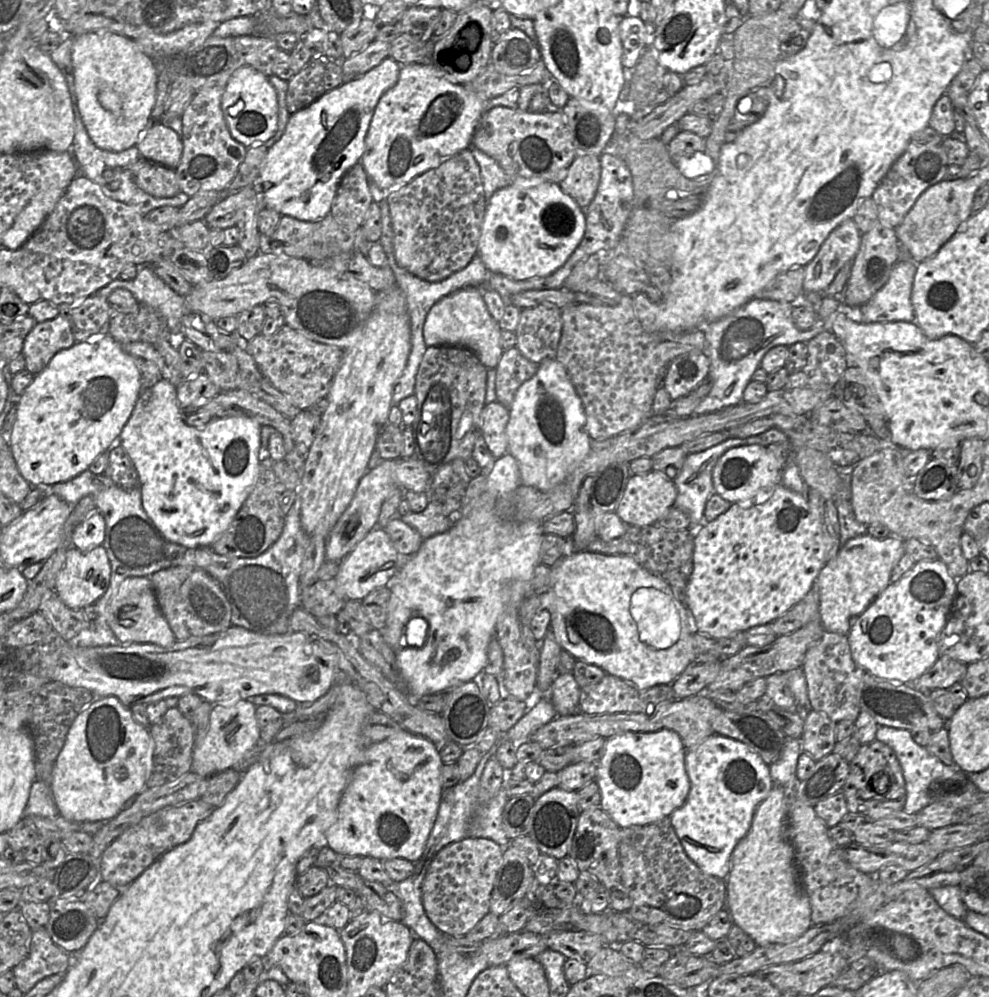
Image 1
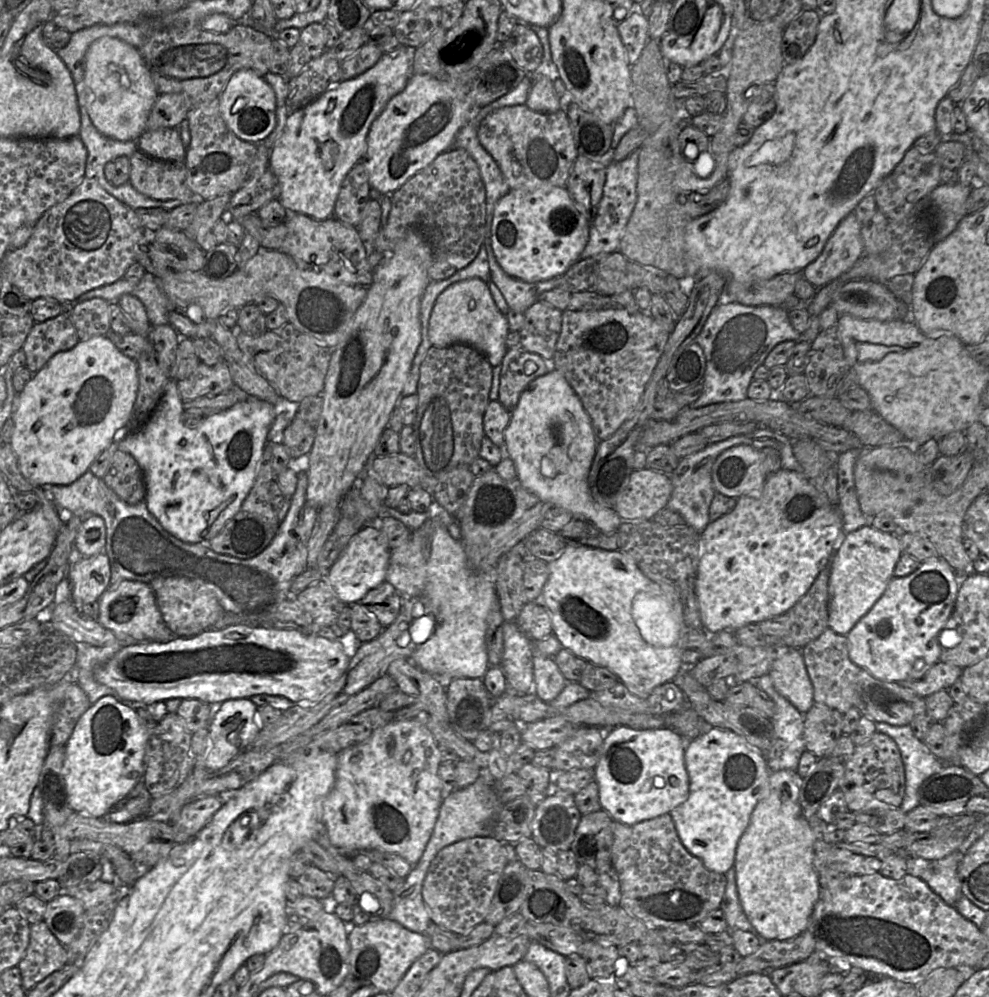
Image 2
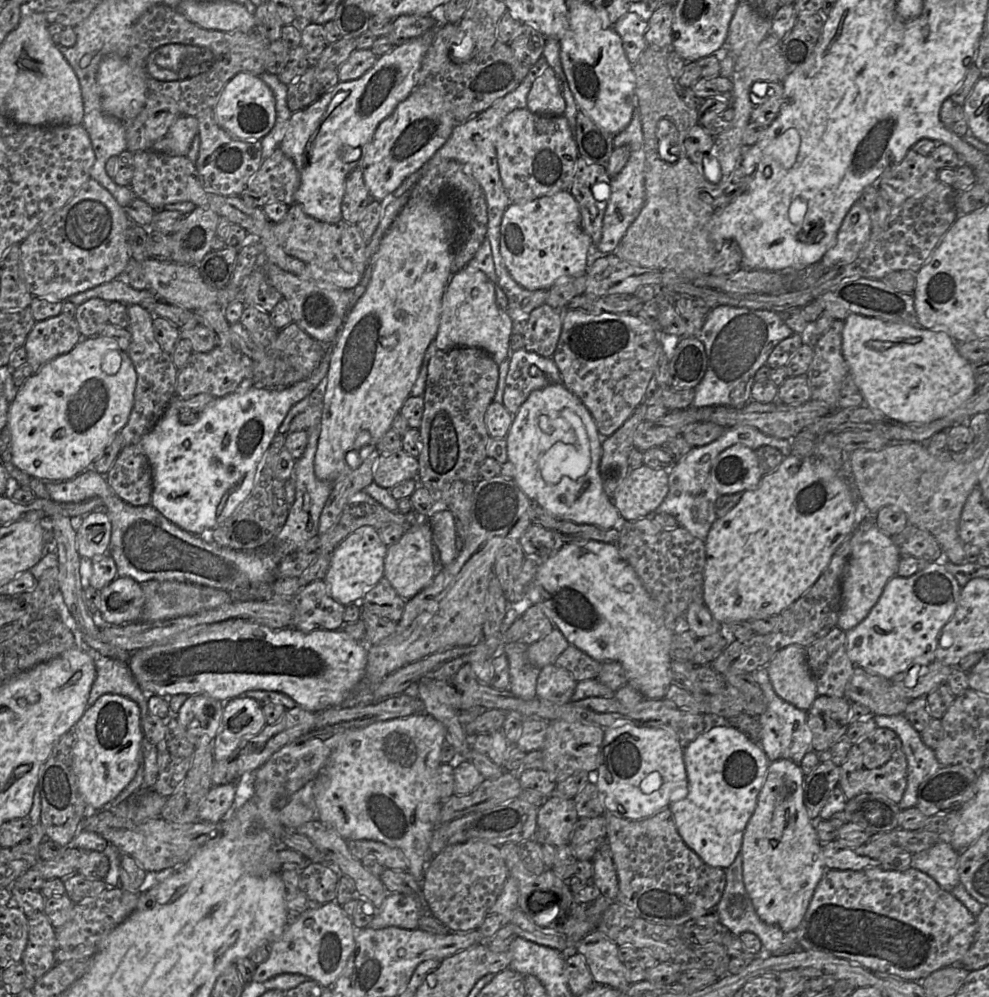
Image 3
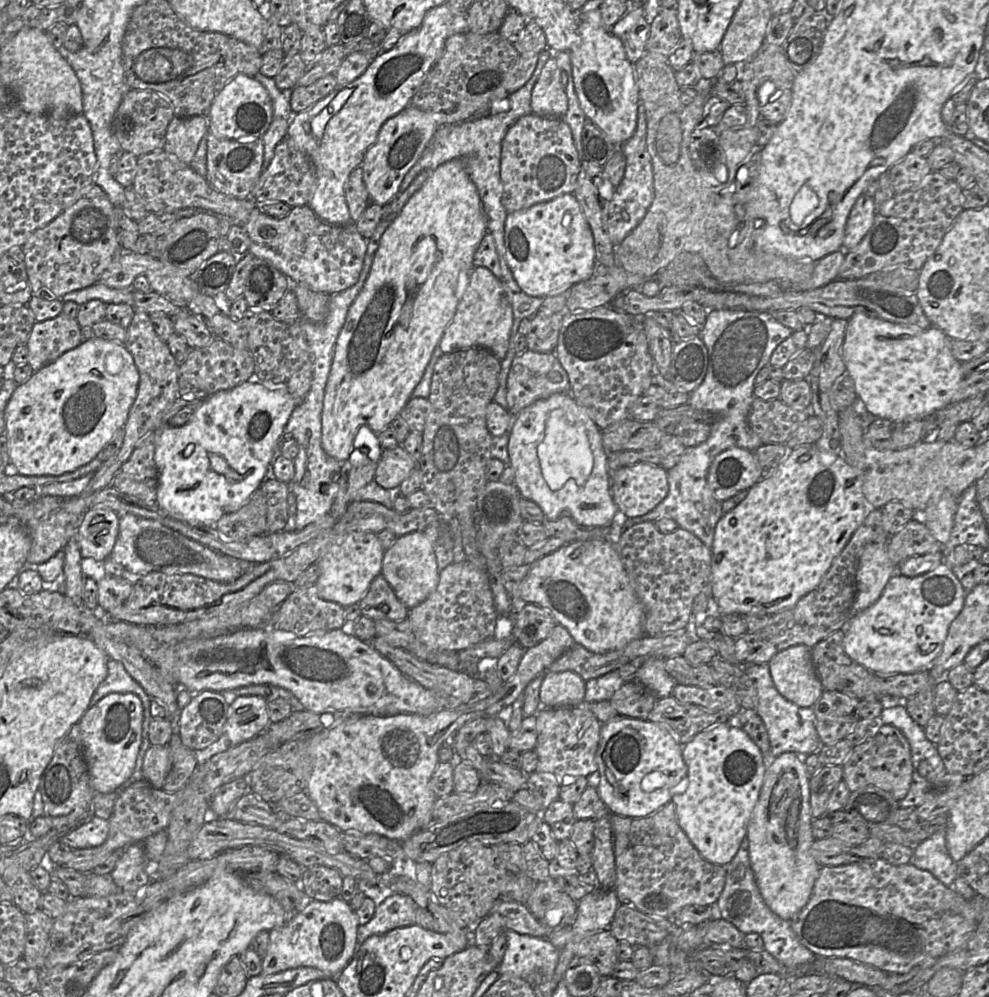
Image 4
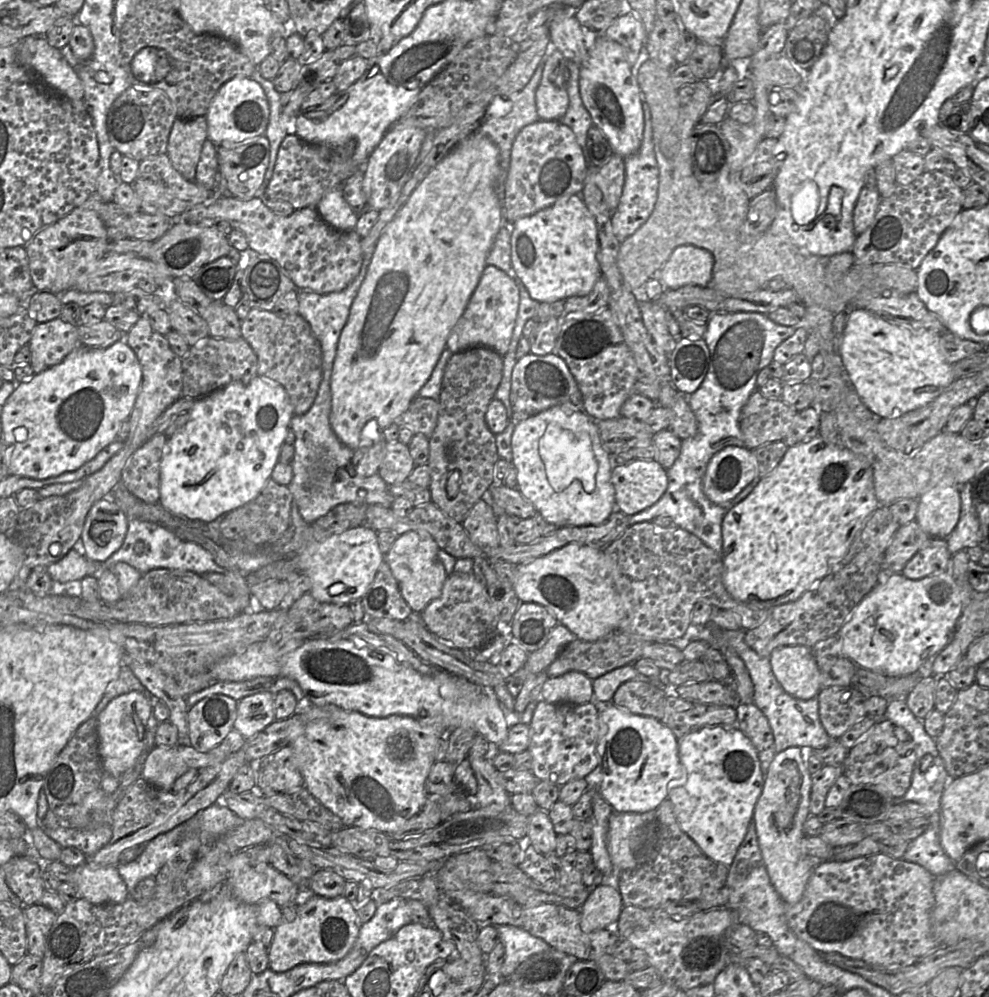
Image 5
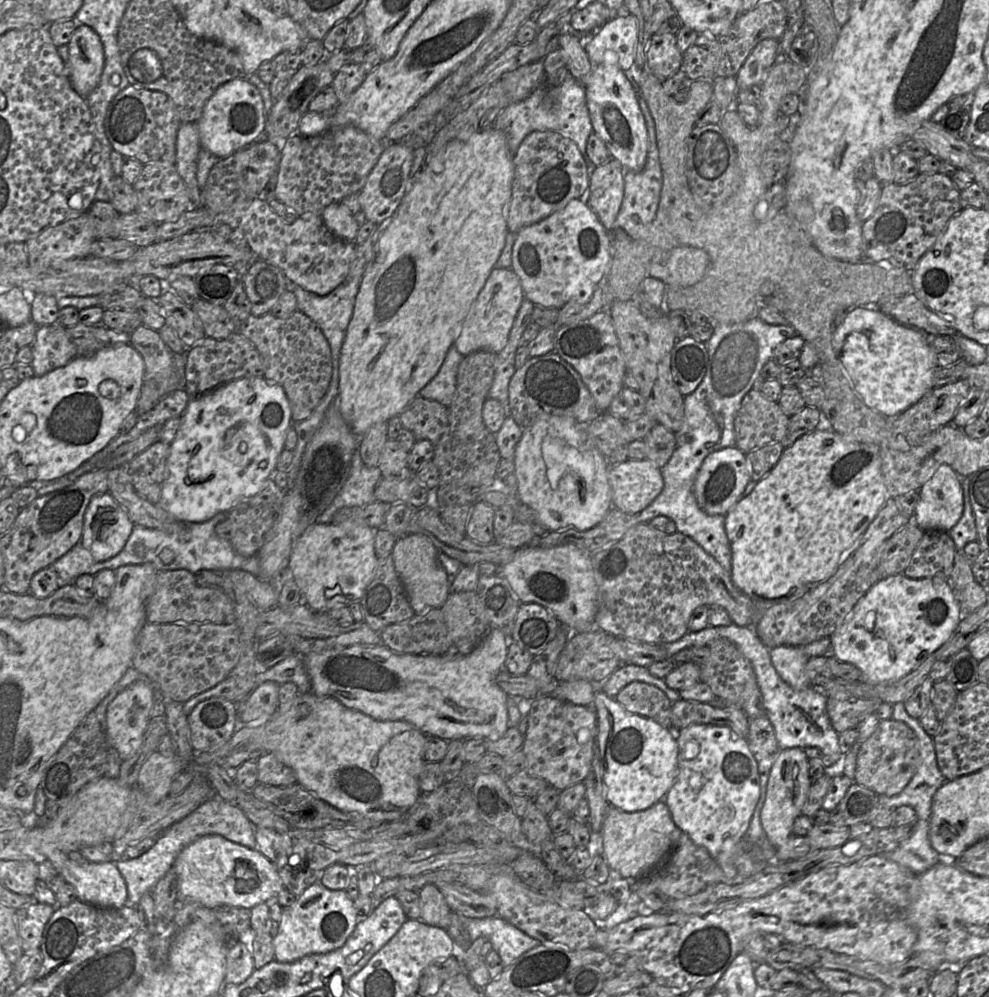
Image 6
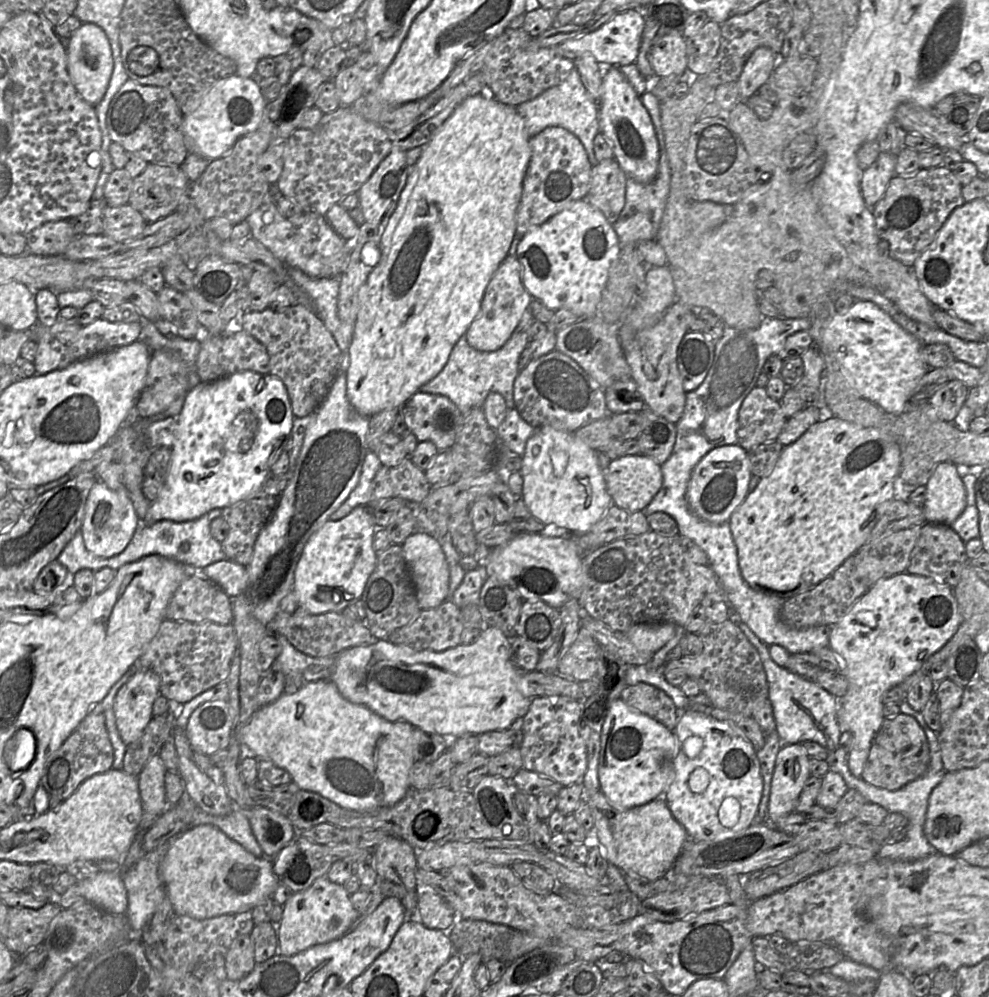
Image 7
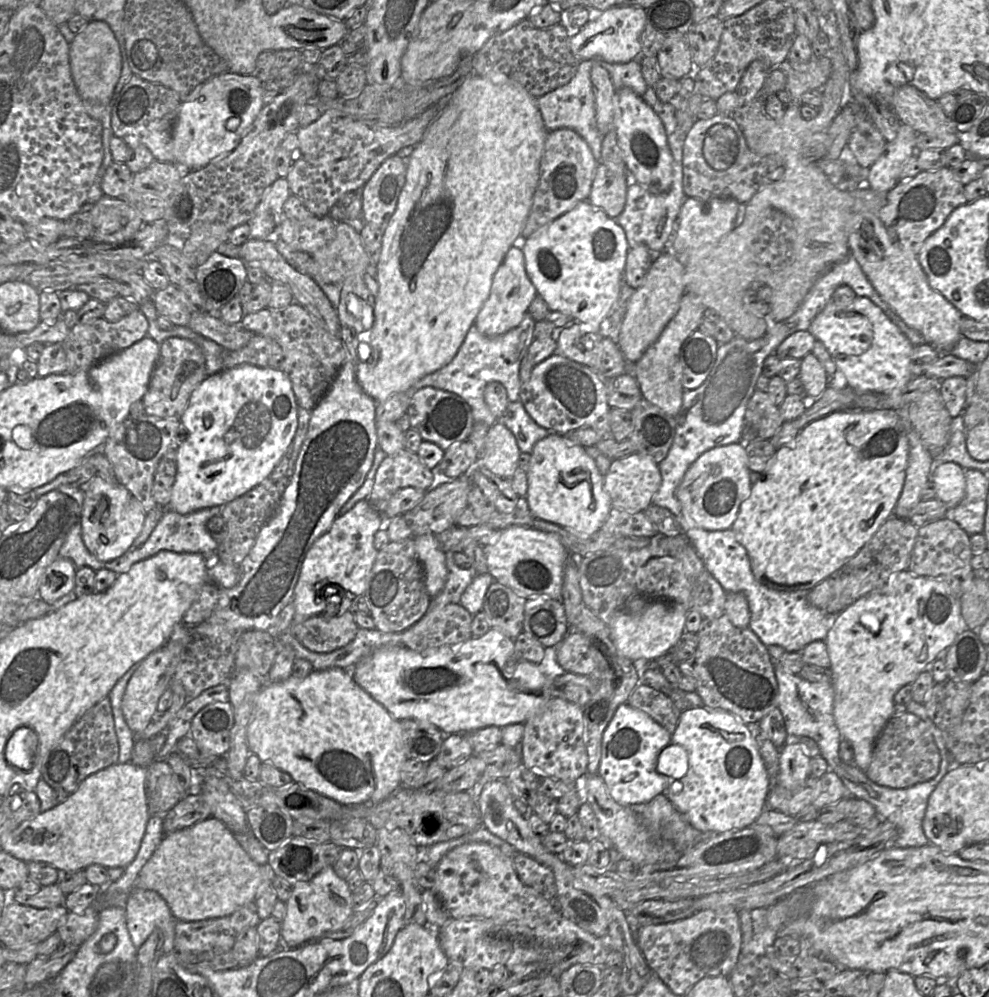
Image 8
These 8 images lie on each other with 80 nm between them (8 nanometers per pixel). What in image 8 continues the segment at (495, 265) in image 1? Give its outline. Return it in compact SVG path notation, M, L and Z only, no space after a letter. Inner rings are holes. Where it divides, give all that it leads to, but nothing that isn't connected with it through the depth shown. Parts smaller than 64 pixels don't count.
M581 201L528 237L522 251L527 275L551 311L562 312L585 326L600 328L619 298L629 249L625 232L617 221L589 201Z

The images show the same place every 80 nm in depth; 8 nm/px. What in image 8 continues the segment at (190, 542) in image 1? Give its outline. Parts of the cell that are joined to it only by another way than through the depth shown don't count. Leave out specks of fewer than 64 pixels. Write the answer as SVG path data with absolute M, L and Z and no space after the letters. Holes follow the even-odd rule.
M241 364L207 375L192 392L181 424L185 437L176 450L177 471L169 505L146 513L143 528L130 549L147 541L166 509L185 515L224 506L268 478L293 441L298 405L284 372Z

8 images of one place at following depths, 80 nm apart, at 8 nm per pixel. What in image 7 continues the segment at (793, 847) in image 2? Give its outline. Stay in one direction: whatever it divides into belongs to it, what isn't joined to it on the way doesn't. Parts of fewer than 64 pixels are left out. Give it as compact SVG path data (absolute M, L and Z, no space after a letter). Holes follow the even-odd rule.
M802 744L786 745L779 751L771 781L768 821L774 824L794 812L806 780L810 757Z

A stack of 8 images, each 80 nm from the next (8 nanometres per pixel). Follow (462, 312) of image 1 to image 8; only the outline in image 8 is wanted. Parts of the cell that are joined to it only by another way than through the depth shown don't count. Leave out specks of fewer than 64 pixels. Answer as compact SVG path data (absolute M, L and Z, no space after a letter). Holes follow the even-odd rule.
M511 246L503 262L493 276L491 291L474 322L478 331L487 337L494 337L517 327L530 306L537 290L525 270L522 249Z

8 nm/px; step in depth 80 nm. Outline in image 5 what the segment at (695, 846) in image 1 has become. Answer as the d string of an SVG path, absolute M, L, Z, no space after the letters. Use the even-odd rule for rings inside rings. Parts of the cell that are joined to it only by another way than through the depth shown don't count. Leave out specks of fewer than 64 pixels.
M705 726L695 731L690 732L683 738L678 740L679 760L682 768L686 771L686 783L683 786L673 787L668 792L667 799L672 803L674 809L674 816L681 828L697 845L698 847L711 859L720 862L728 868L732 864L734 857L741 845L752 819L755 805L761 795L763 789L763 773L761 771L760 761L757 751L752 742L736 727L725 726Z

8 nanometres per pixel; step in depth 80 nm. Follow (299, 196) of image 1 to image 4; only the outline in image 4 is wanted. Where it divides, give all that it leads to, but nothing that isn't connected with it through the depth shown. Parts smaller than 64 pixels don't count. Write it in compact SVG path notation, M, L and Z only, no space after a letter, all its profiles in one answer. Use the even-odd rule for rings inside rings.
M445 2L429 10L419 28L407 33L391 50L374 58L367 70L356 80L344 86L337 86L309 109L293 115L286 138L305 153L315 166L317 188L308 205L319 219L329 224L352 223L345 200L345 184L349 175L356 167L361 166L366 151L376 142L383 123L411 104L427 73L442 55L446 40L455 34L465 32L468 32L467 12L453 12Z

